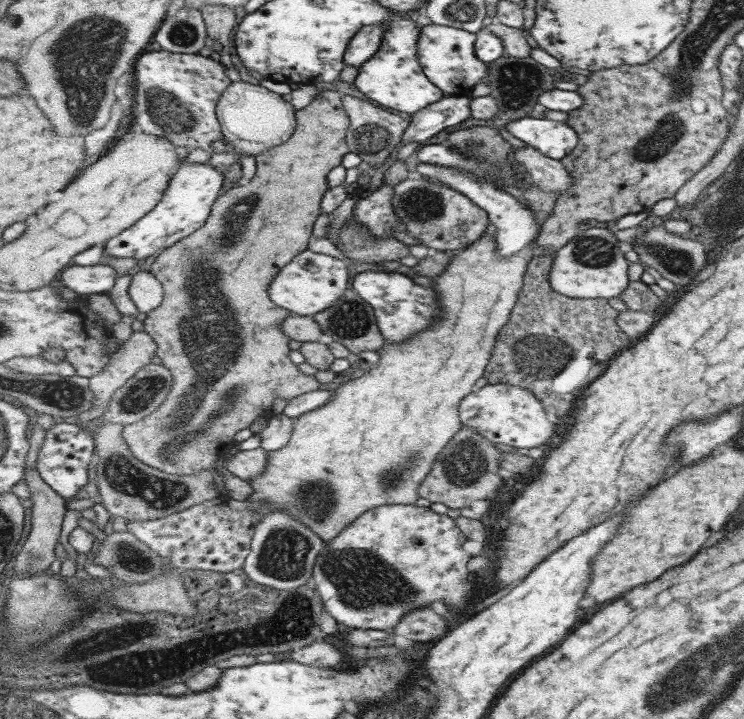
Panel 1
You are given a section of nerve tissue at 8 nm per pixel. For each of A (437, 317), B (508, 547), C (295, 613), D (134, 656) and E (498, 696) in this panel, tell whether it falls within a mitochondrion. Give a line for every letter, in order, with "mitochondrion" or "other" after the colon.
A: other
B: other
C: mitochondrion
D: mitochondrion
E: other

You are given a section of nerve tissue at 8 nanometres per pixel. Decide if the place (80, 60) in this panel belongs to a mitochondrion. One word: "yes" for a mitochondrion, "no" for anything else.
yes

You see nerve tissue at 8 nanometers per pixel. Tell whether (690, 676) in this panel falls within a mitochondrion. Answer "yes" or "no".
yes

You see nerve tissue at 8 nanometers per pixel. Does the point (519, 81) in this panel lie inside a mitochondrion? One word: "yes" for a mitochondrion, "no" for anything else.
yes

